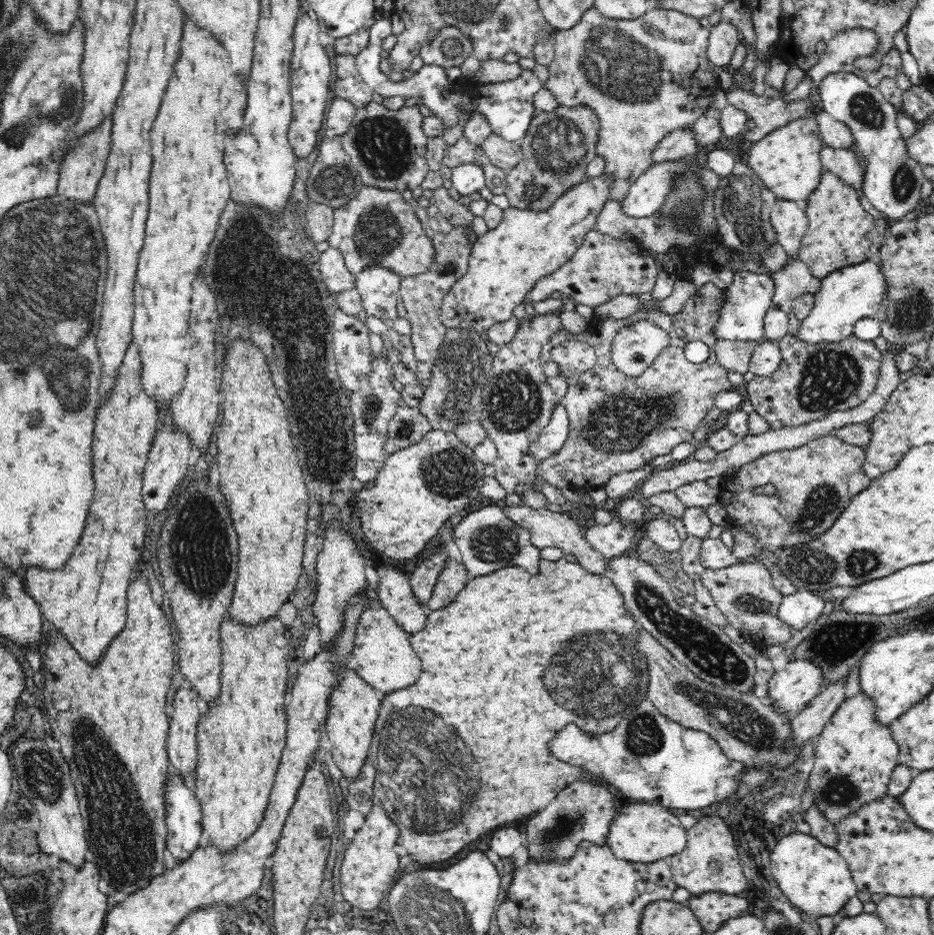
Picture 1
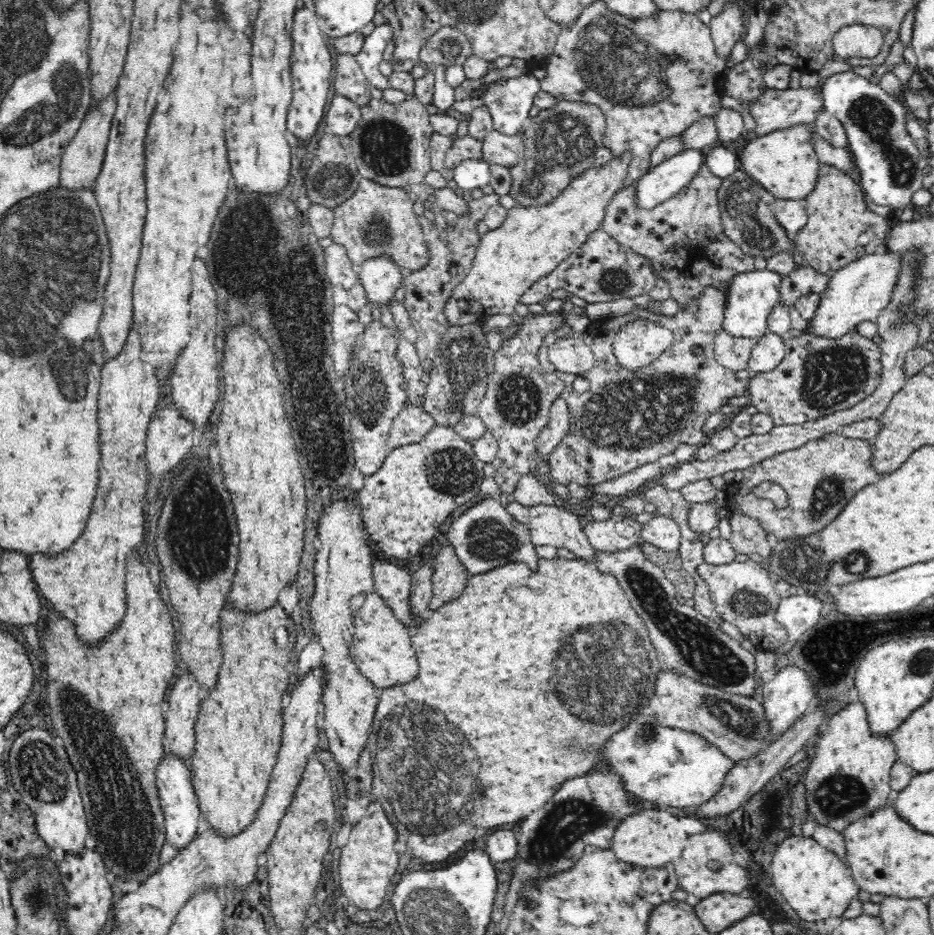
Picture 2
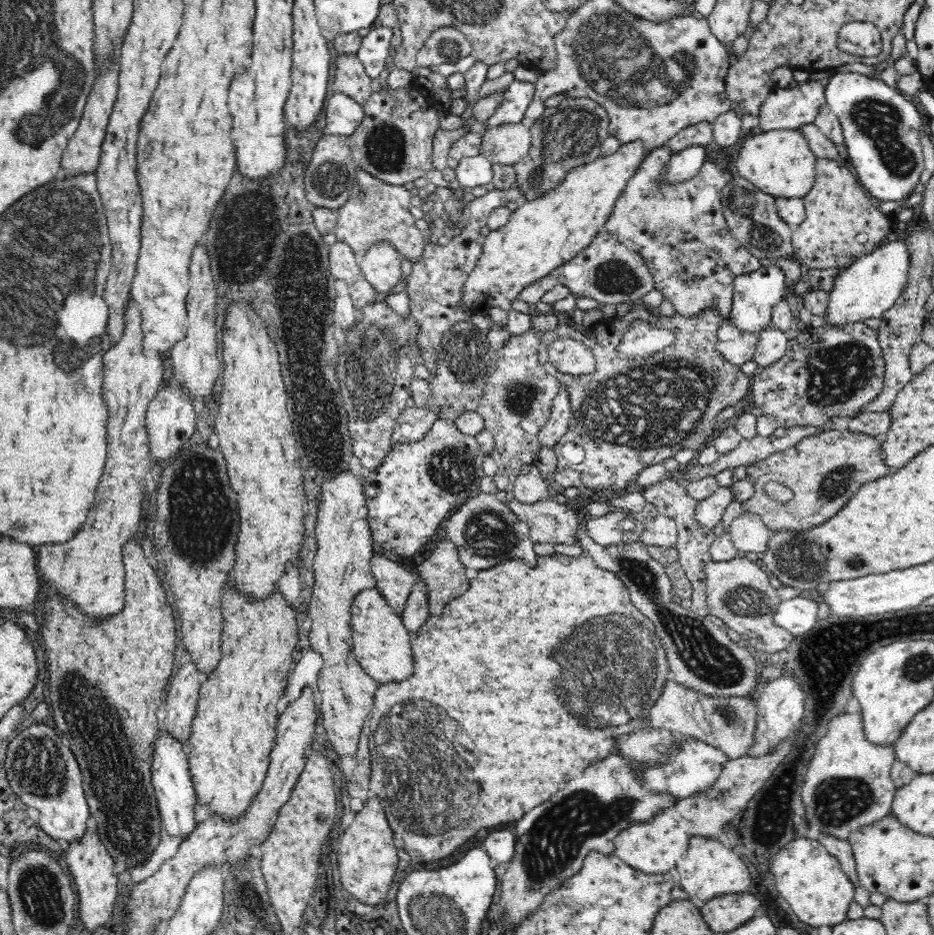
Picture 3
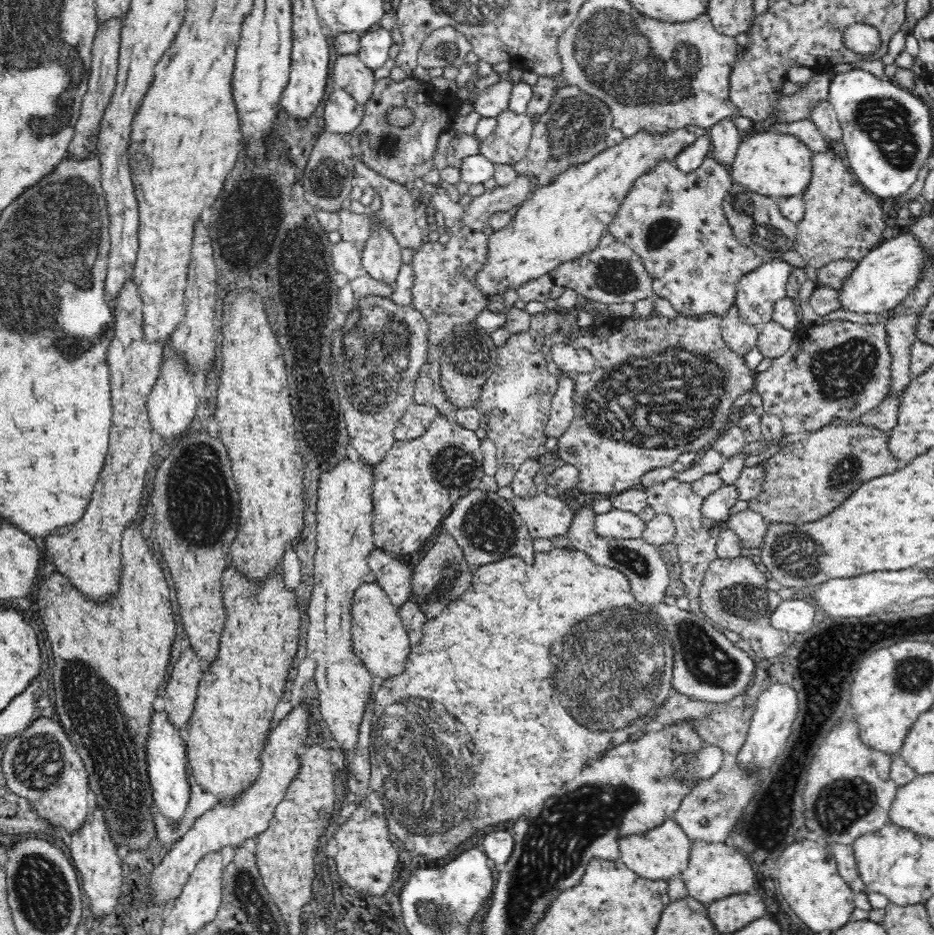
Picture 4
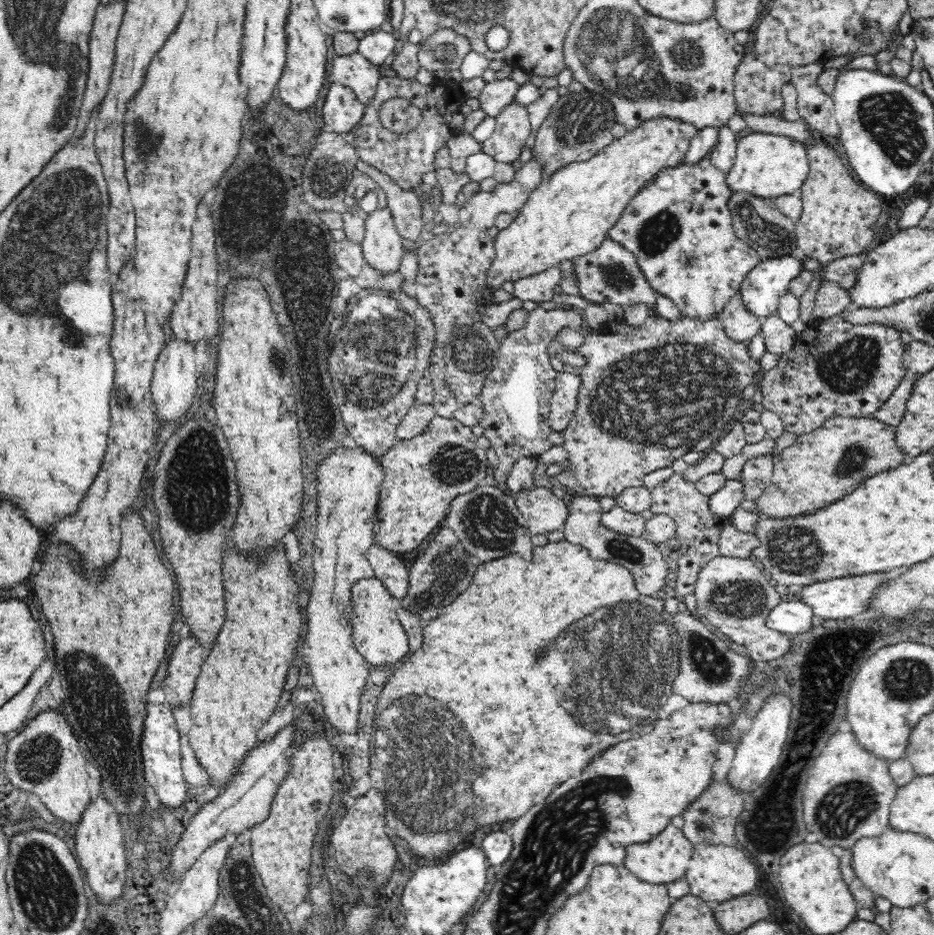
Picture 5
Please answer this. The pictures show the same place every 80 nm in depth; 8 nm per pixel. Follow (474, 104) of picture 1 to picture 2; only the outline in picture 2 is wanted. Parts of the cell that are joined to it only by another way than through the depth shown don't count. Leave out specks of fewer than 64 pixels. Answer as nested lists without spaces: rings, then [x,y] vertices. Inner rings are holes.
[[[379,20],[373,32],[365,36],[362,50],[355,54],[368,82],[379,90],[384,90],[389,86],[388,76],[378,71],[378,64],[379,61],[384,60],[384,48],[388,40],[391,40],[392,34],[394,32],[390,24]],[[531,73],[487,85],[483,101],[490,109],[492,128],[504,133],[524,131],[538,92],[539,80]]]

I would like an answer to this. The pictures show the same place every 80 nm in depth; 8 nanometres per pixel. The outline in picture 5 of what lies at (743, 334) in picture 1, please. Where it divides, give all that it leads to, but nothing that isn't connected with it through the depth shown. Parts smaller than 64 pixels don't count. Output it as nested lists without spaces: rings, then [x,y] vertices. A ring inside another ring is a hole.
[[[784,255],[760,261],[740,286],[748,312],[763,319],[778,311],[779,300],[804,271],[804,257]]]

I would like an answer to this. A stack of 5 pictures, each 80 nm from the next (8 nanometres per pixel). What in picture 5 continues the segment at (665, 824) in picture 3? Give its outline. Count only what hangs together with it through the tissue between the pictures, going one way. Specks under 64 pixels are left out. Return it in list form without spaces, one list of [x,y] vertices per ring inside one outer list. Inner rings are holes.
[[[670,824],[654,841],[648,842],[646,845],[632,845],[627,850],[625,867],[641,881],[654,885],[666,885],[685,878],[686,872],[692,864],[694,852],[694,846],[687,839],[683,830]]]

